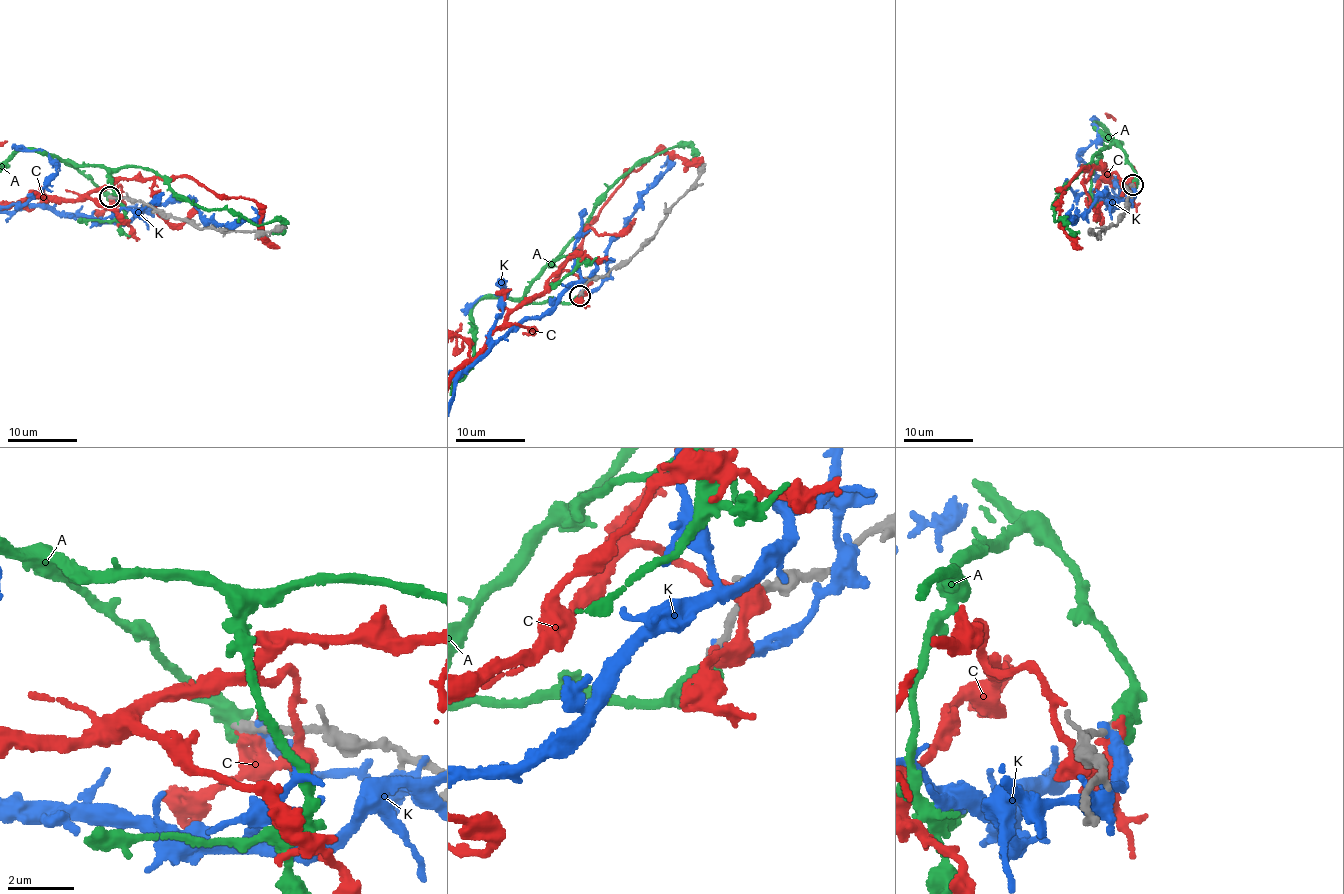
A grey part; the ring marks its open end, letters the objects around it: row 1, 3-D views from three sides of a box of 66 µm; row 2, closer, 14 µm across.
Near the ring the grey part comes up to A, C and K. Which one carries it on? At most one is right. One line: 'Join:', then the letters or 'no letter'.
Join: A

